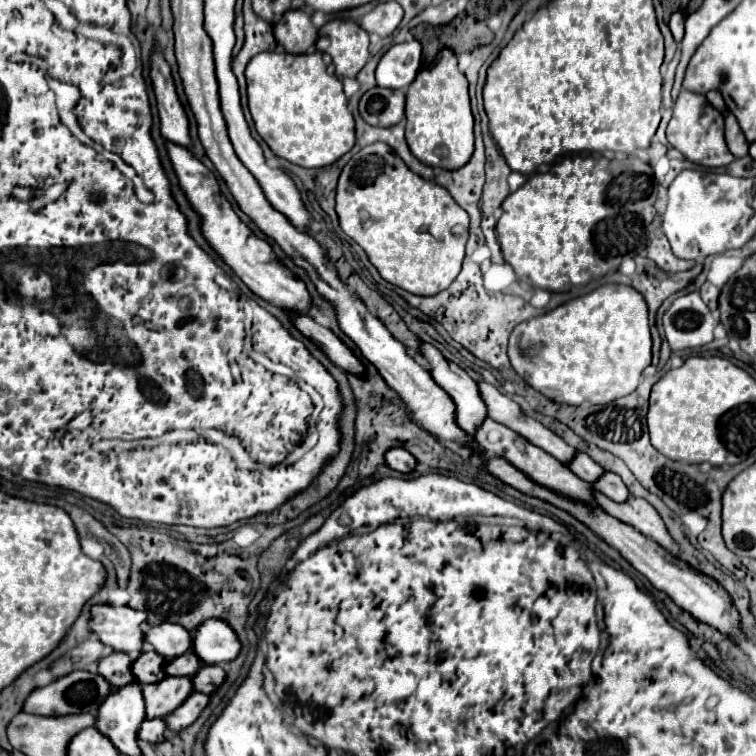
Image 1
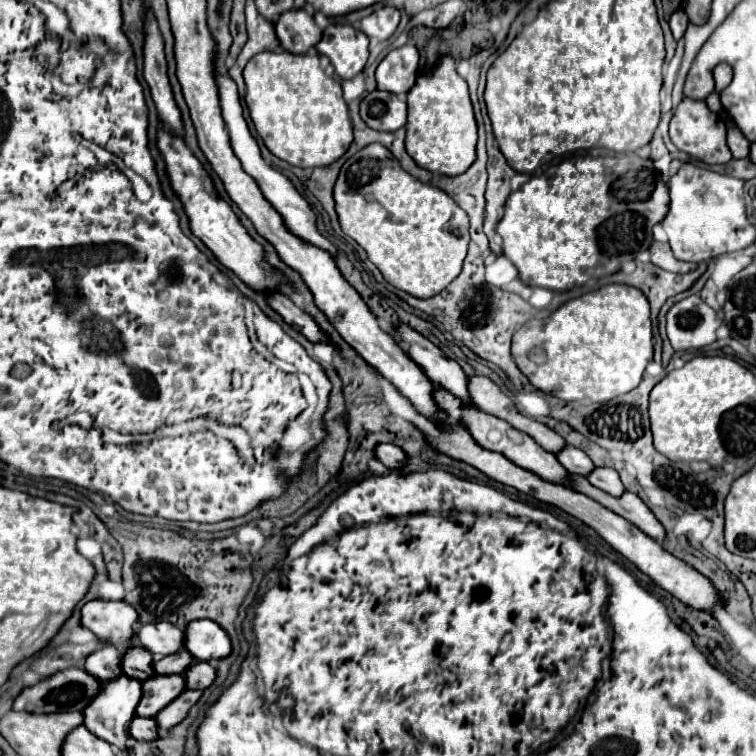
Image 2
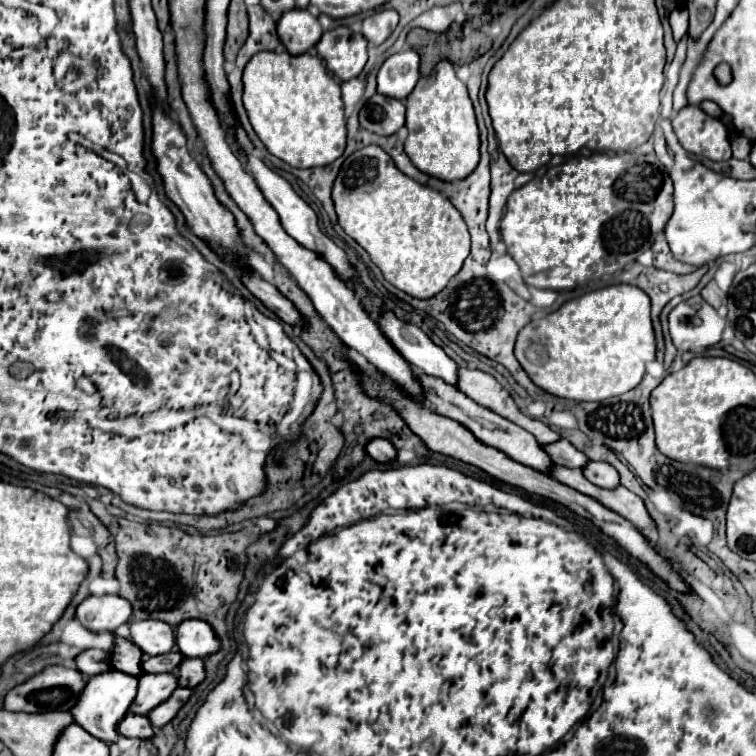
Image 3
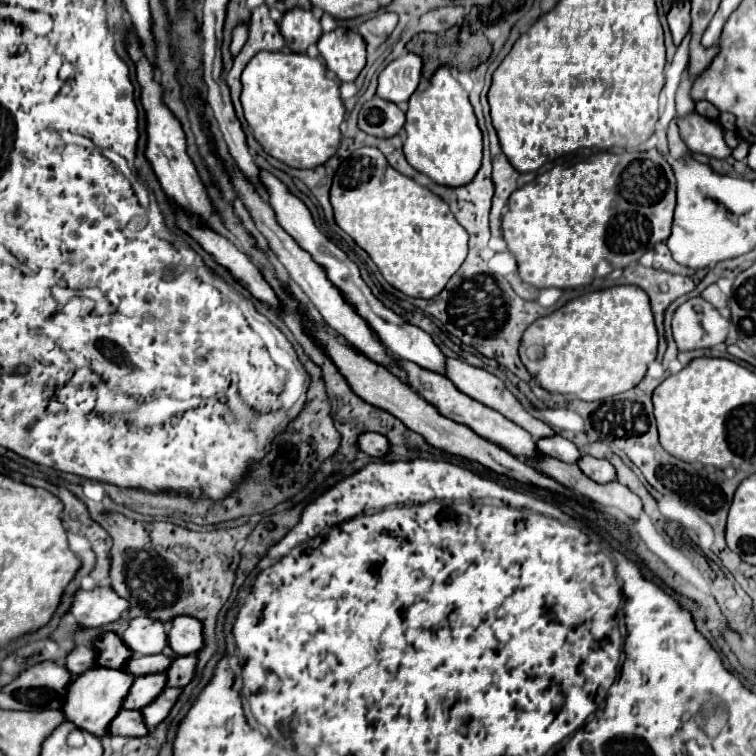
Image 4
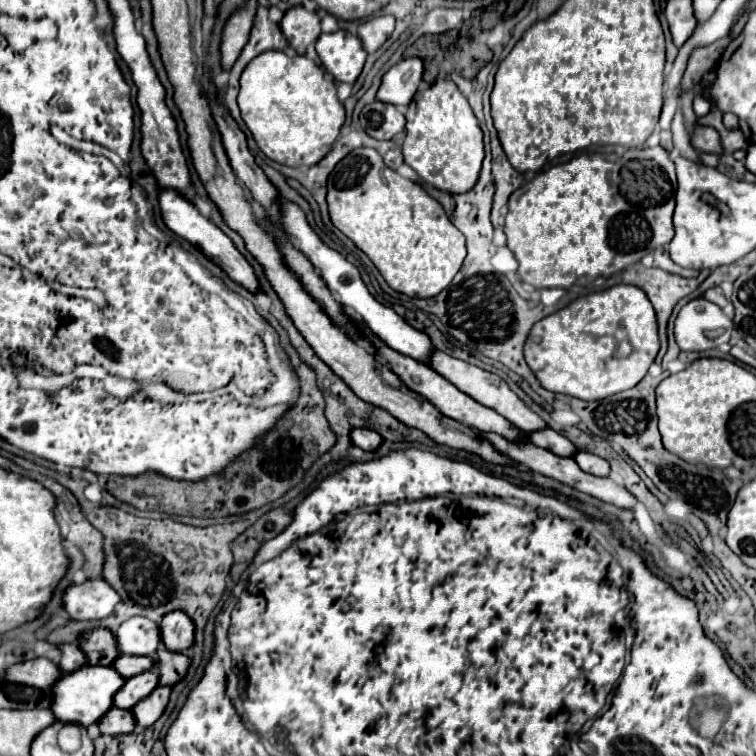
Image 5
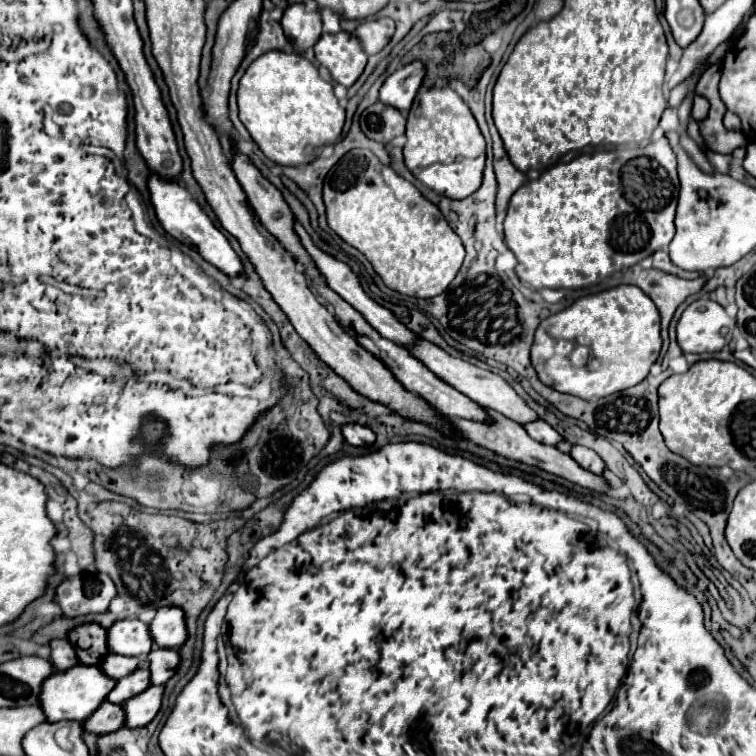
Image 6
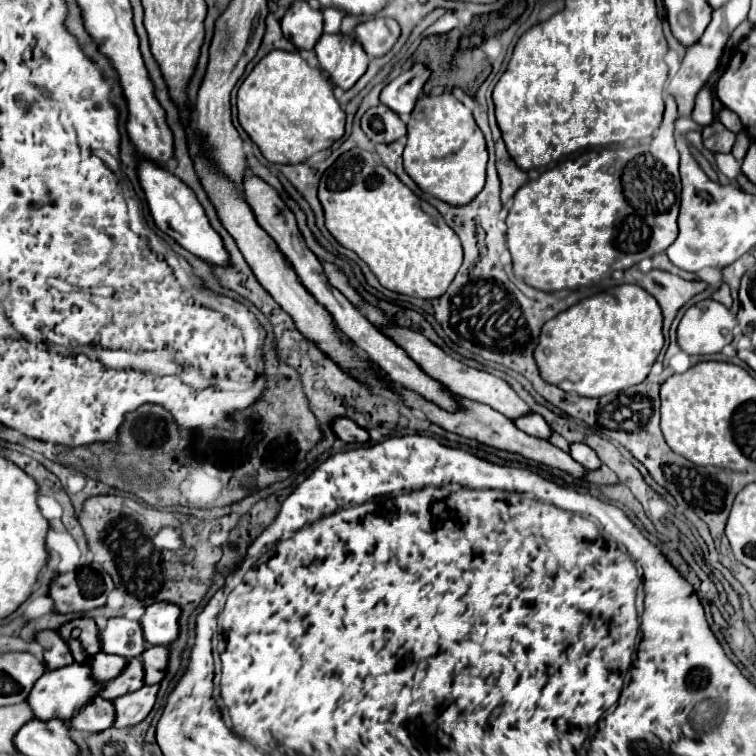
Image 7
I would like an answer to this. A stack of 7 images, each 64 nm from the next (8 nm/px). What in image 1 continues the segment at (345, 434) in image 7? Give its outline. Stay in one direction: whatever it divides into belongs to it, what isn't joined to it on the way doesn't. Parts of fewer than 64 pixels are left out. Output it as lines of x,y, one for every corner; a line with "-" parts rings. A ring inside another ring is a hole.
392,448
388,454
386,454
386,464
396,470
396,472
402,472
402,474
410,474
416,470
416,460
404,450
404,448

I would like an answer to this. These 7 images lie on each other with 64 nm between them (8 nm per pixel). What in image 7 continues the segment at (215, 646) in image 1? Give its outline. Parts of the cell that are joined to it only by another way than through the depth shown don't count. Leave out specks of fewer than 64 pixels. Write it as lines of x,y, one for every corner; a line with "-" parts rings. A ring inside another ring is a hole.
160,602
146,608
140,624
144,630
144,638
148,644
162,644
170,646
180,636
180,608
176,604

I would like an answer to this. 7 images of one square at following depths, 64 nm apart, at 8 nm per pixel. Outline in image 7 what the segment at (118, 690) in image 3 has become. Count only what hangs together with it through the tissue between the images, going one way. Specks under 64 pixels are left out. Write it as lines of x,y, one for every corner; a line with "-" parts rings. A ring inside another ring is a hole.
70,664
58,670
48,670
44,676
36,682
36,688
32,688
32,696
28,696
28,704
32,706
32,712
36,712
36,718
40,720
70,720
74,718
86,704
90,704
100,690
104,688
104,682
98,682
92,676
92,670
86,664

